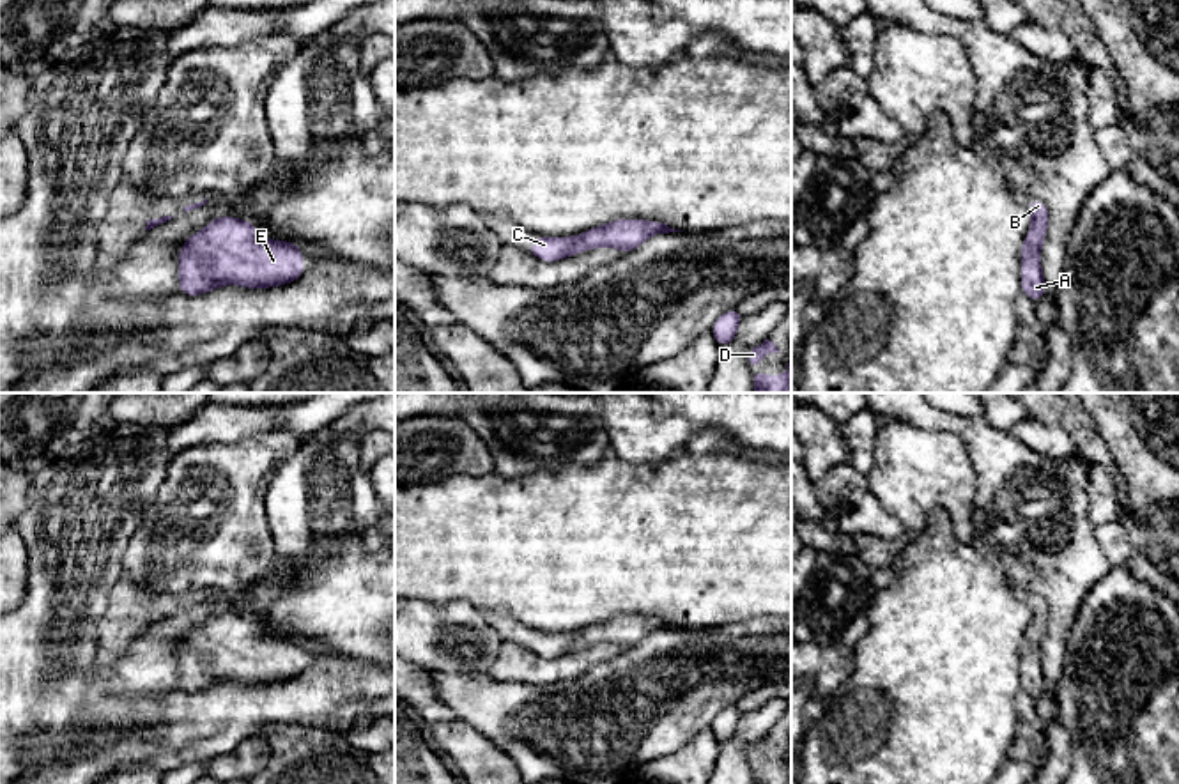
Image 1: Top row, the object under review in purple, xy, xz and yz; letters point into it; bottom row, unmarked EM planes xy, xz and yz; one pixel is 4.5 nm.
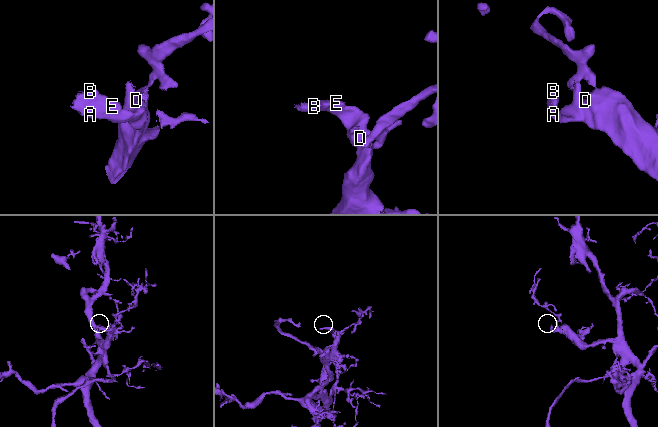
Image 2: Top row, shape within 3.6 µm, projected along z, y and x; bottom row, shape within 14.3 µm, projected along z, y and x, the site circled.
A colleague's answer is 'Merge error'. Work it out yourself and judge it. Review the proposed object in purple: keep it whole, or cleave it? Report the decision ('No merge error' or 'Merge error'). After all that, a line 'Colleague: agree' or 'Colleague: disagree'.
No merge error
Colleague: disagree

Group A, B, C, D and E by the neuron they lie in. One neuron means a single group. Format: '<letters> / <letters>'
A B C D E

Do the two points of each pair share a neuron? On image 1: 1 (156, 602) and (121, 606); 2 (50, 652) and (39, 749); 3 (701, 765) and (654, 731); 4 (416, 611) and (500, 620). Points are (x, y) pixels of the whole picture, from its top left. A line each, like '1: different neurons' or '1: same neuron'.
1: same neuron
2: different neurons
3: different neurons
4: different neurons

